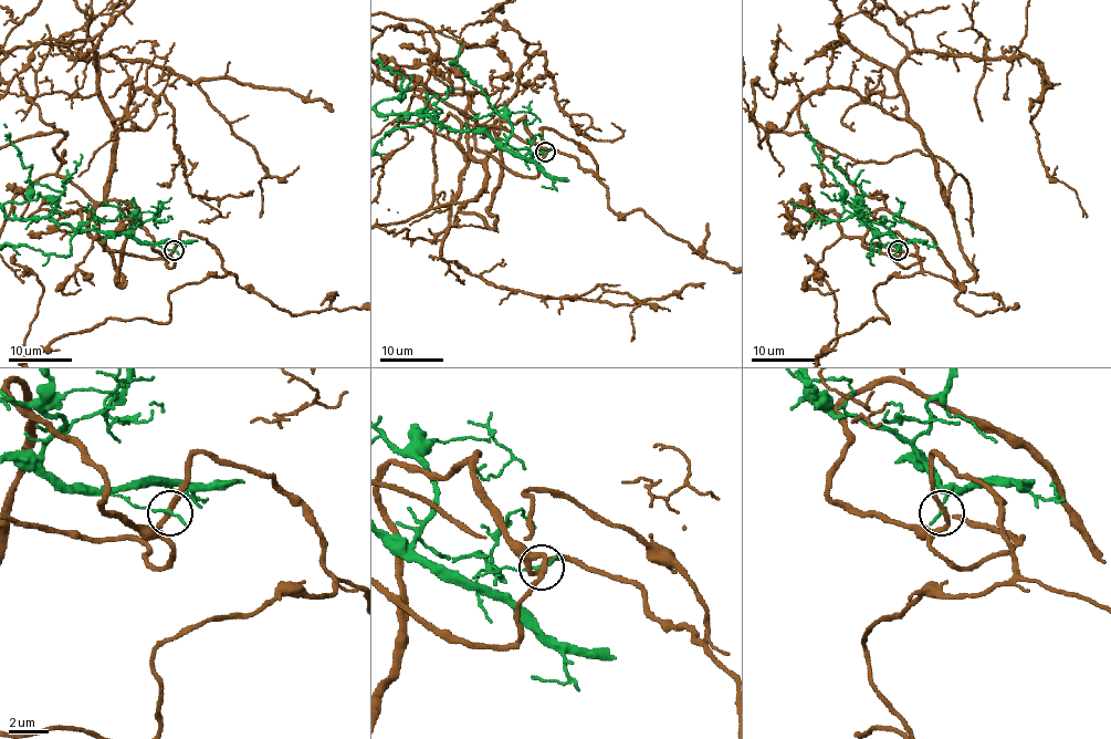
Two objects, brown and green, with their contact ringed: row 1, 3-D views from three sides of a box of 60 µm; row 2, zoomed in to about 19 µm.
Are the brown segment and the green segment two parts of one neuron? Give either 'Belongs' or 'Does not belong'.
Does not belong

